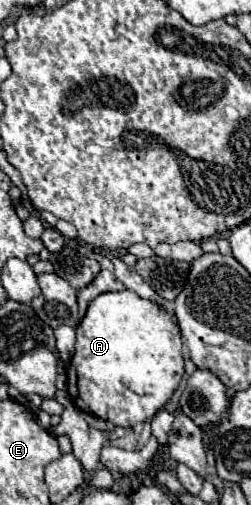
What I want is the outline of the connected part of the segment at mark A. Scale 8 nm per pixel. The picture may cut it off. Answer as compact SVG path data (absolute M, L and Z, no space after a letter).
M130 290L96 296L76 326L76 352L66 368L68 394L80 410L122 428L152 418L178 388L184 374L180 328L162 306Z

